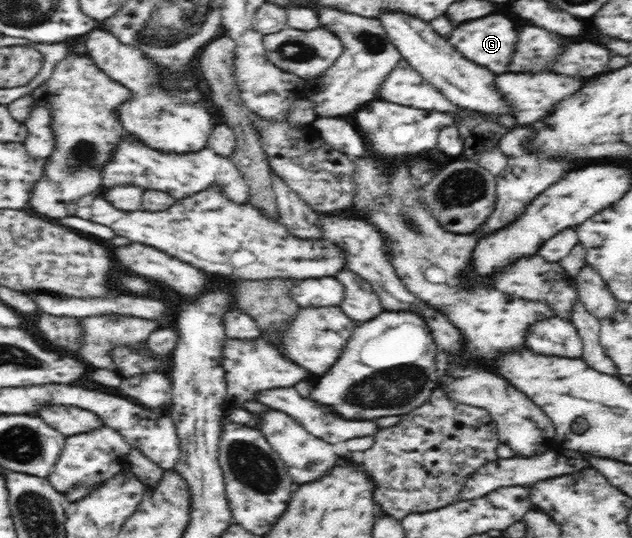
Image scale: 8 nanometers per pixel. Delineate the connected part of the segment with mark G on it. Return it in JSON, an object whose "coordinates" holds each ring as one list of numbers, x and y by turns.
{"coordinates":[[486,16,480,20,472,20,456,25,448,34,452,46,469,61,485,66,495,74,510,72,508,66,512,62,514,46,518,40,518,28,512,20,504,16]]}

